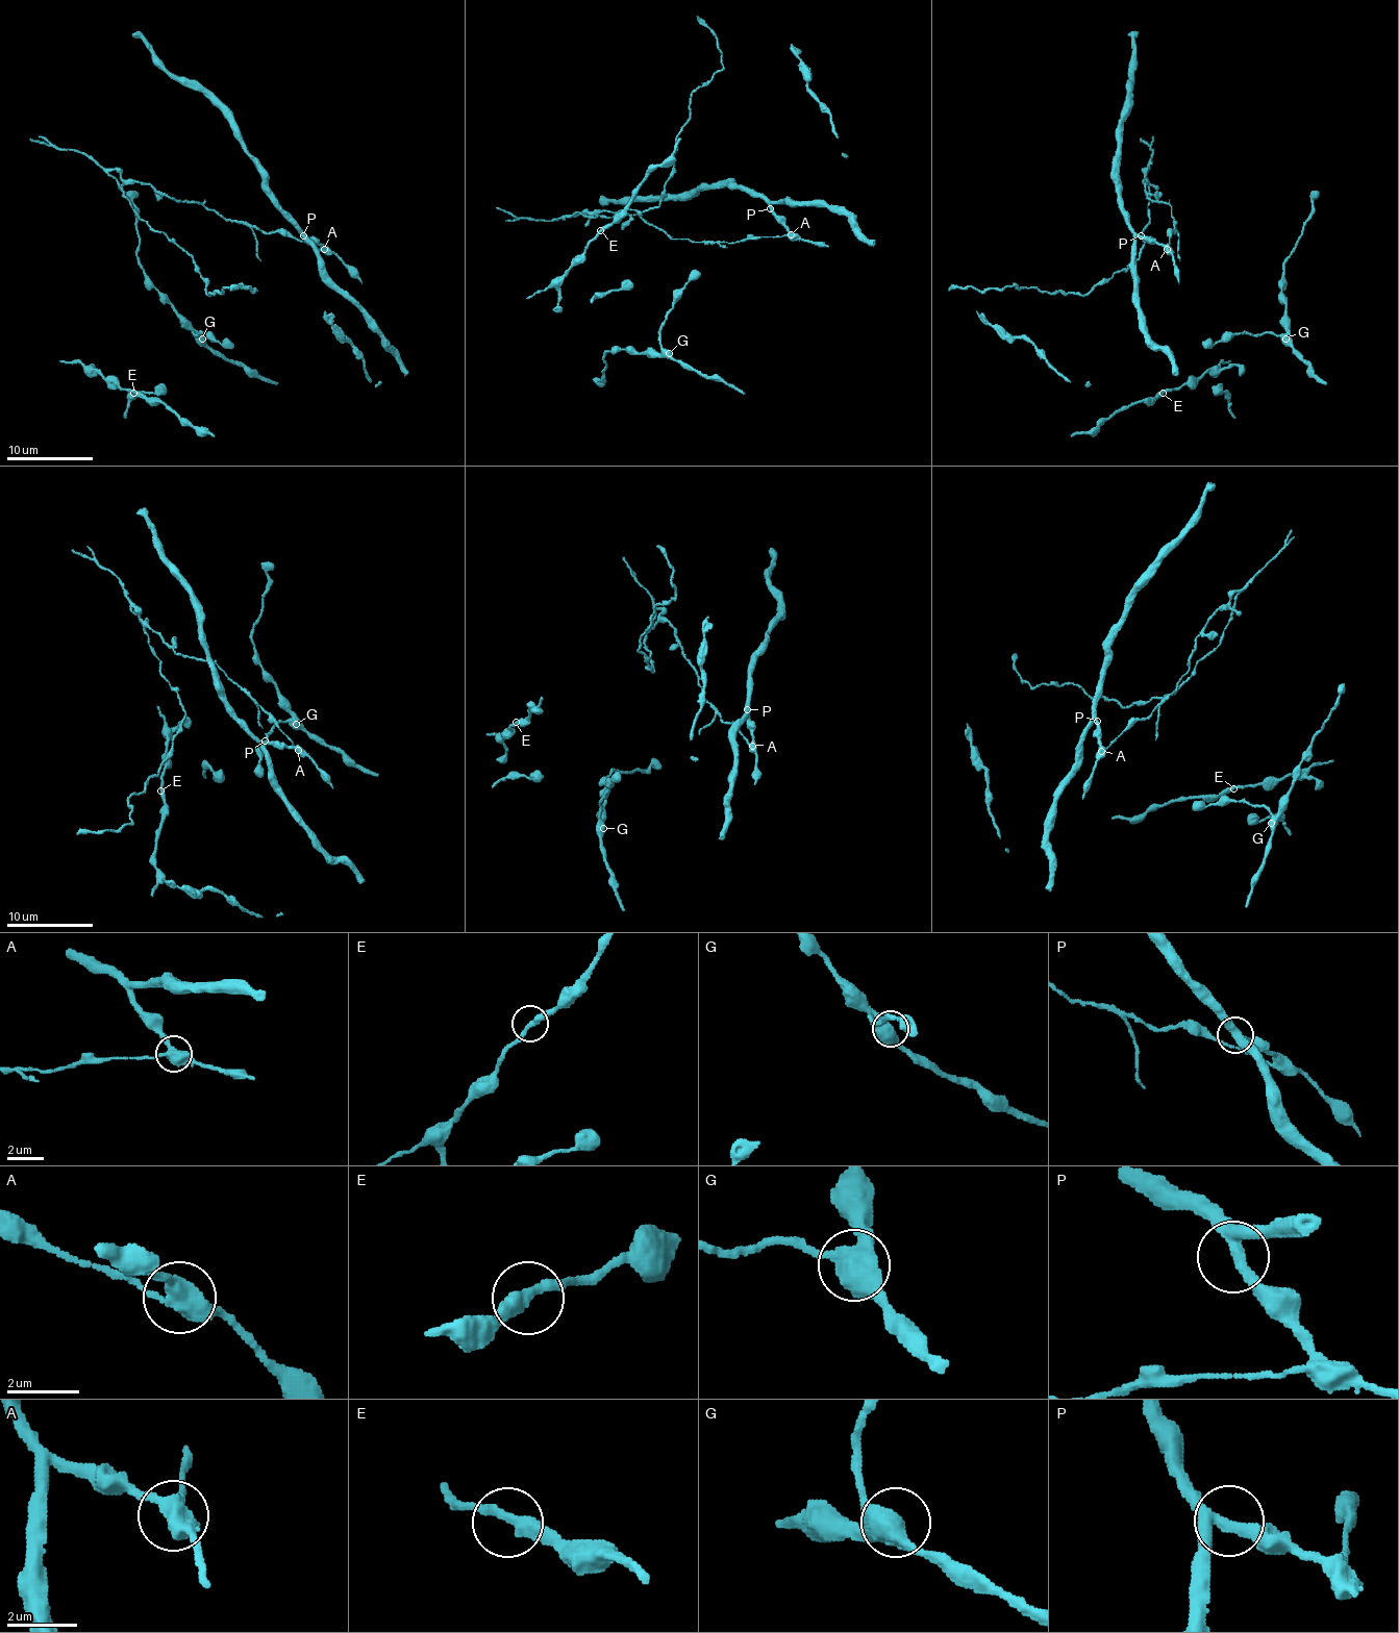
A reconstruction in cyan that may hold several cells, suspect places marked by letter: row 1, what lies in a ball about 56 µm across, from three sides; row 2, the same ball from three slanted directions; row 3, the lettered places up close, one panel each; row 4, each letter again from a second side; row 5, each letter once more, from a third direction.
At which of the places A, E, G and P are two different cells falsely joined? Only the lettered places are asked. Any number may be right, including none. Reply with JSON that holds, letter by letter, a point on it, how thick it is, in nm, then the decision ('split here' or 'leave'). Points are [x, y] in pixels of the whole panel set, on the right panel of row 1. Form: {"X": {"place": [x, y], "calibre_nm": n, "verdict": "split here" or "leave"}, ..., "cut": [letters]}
{"A": {"place": [1167, 249], "calibre_nm": 480, "verdict": "split here"}, "E": {"place": [1163, 393], "calibre_nm": 320, "verdict": "leave"}, "G": {"place": [1285, 338], "calibre_nm": 480, "verdict": "leave"}, "P": {"place": [1141, 235], "calibre_nm": 320, "verdict": "leave"}, "cut": ["A"]}

